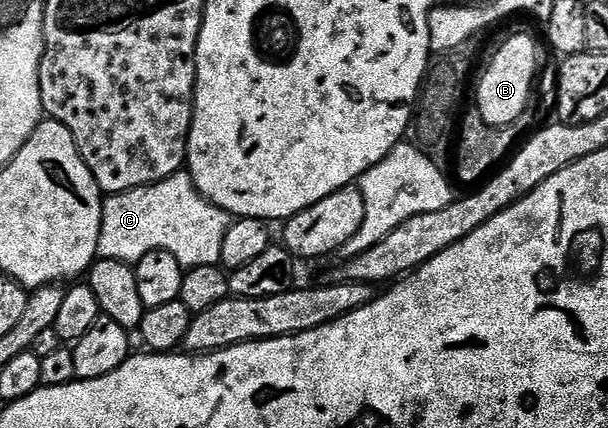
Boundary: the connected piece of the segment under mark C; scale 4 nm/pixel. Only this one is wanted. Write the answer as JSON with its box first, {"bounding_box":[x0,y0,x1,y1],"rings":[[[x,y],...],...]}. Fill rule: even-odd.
{"bounding_box":[98,170,231,270],"rings":[[[179,170],[155,184],[103,199],[98,256],[104,260],[123,260],[133,266],[144,254],[159,248],[177,258],[186,270],[221,265],[224,234],[231,223],[224,209],[199,194],[189,171]]]}

